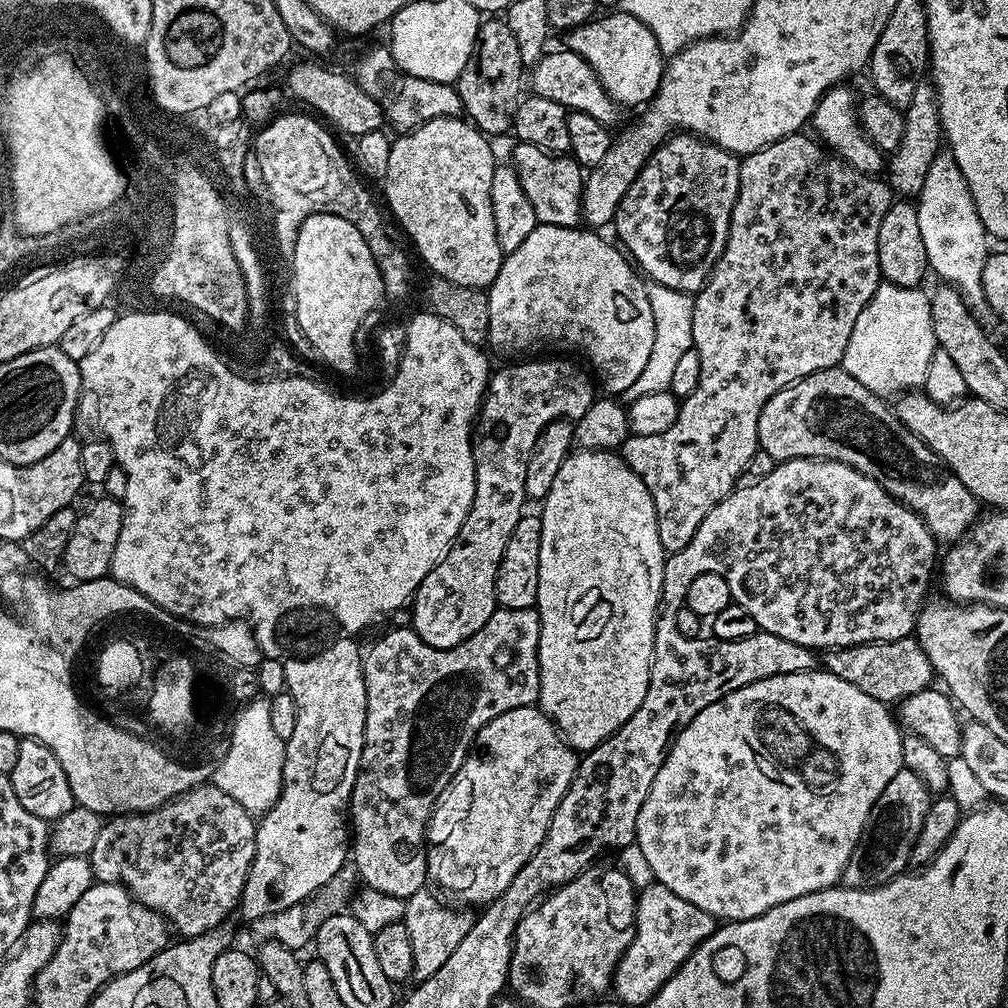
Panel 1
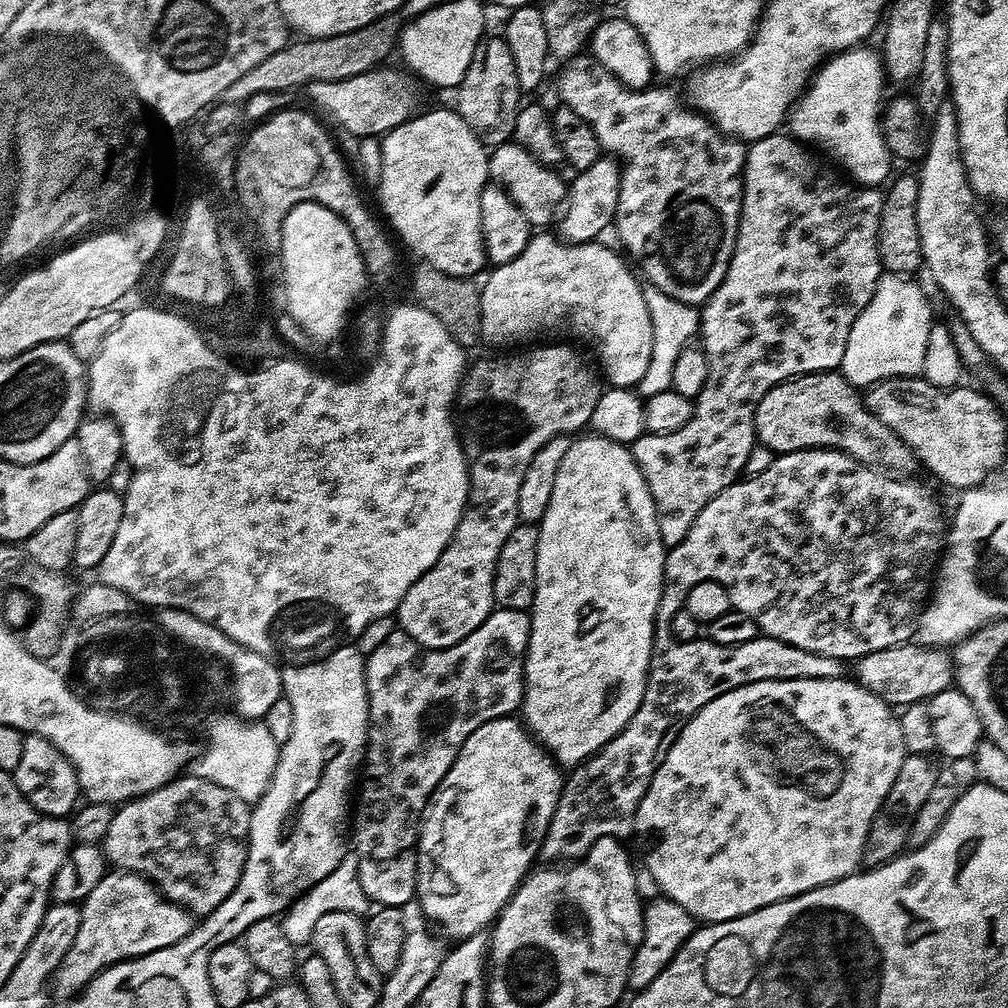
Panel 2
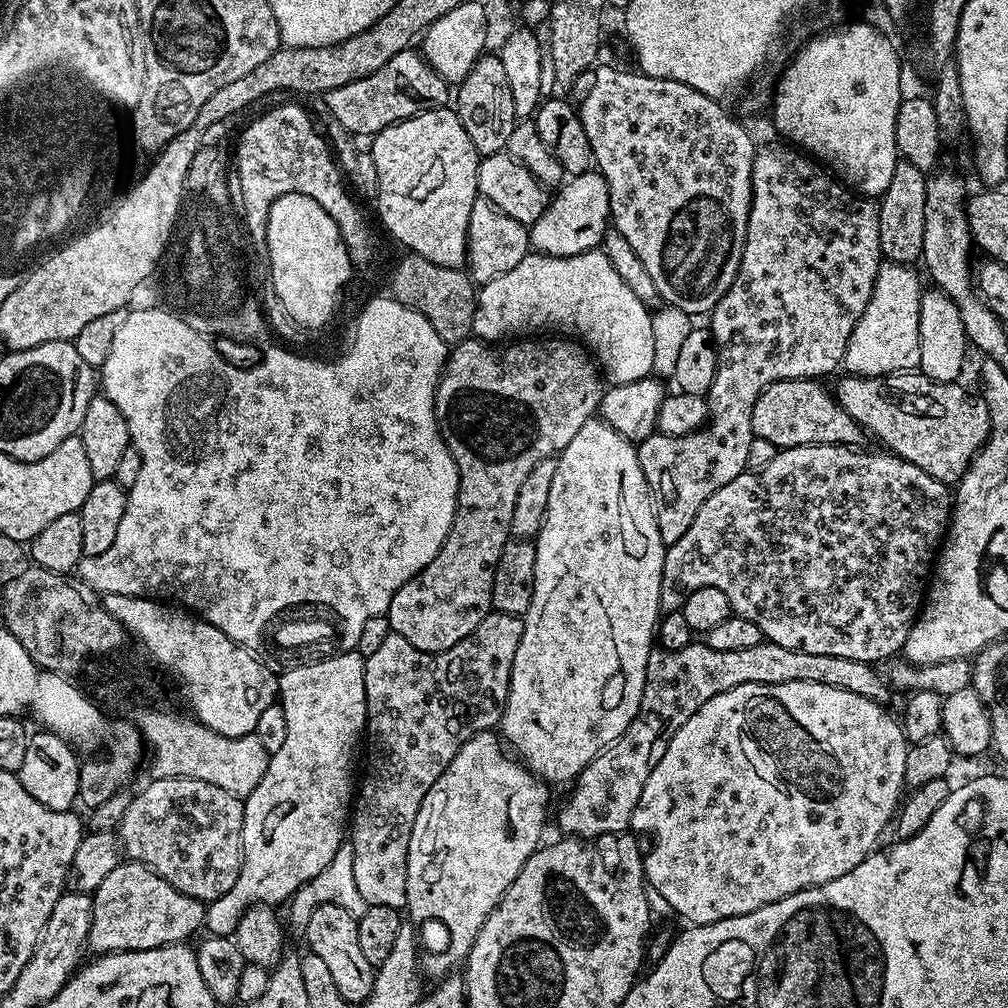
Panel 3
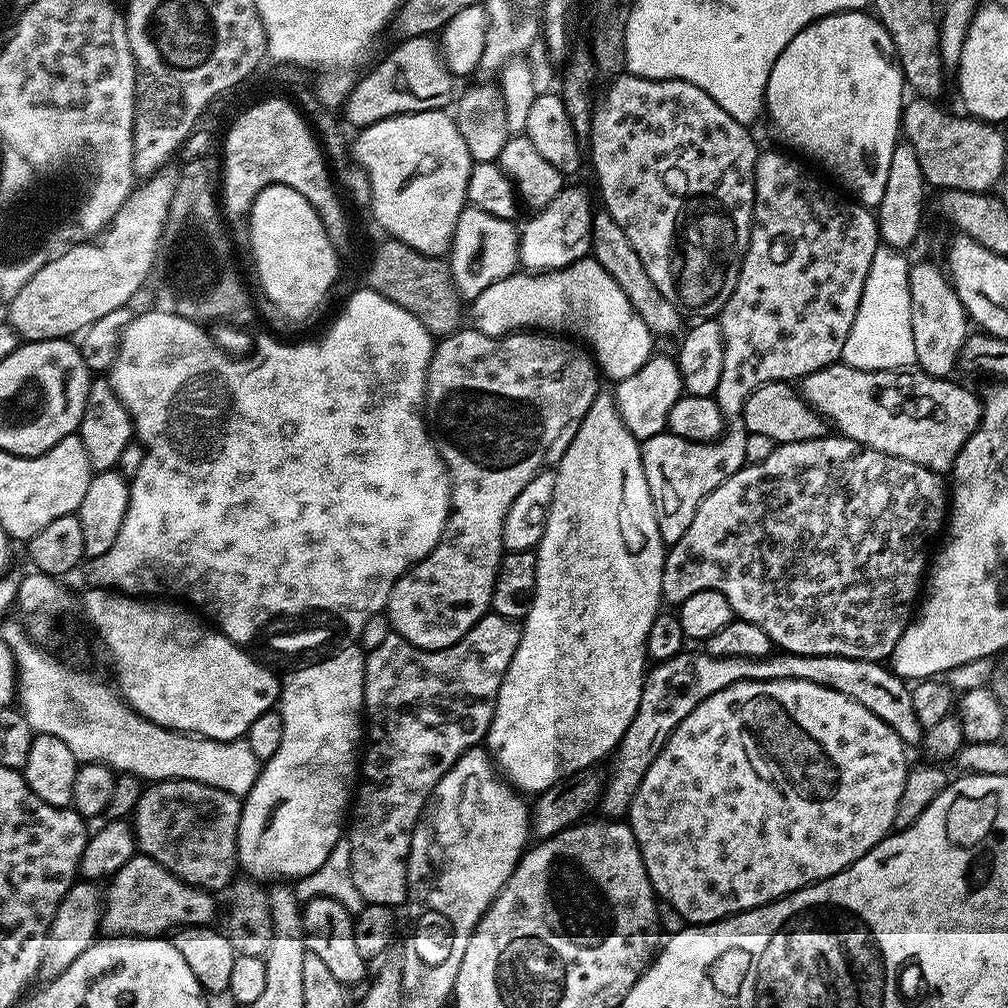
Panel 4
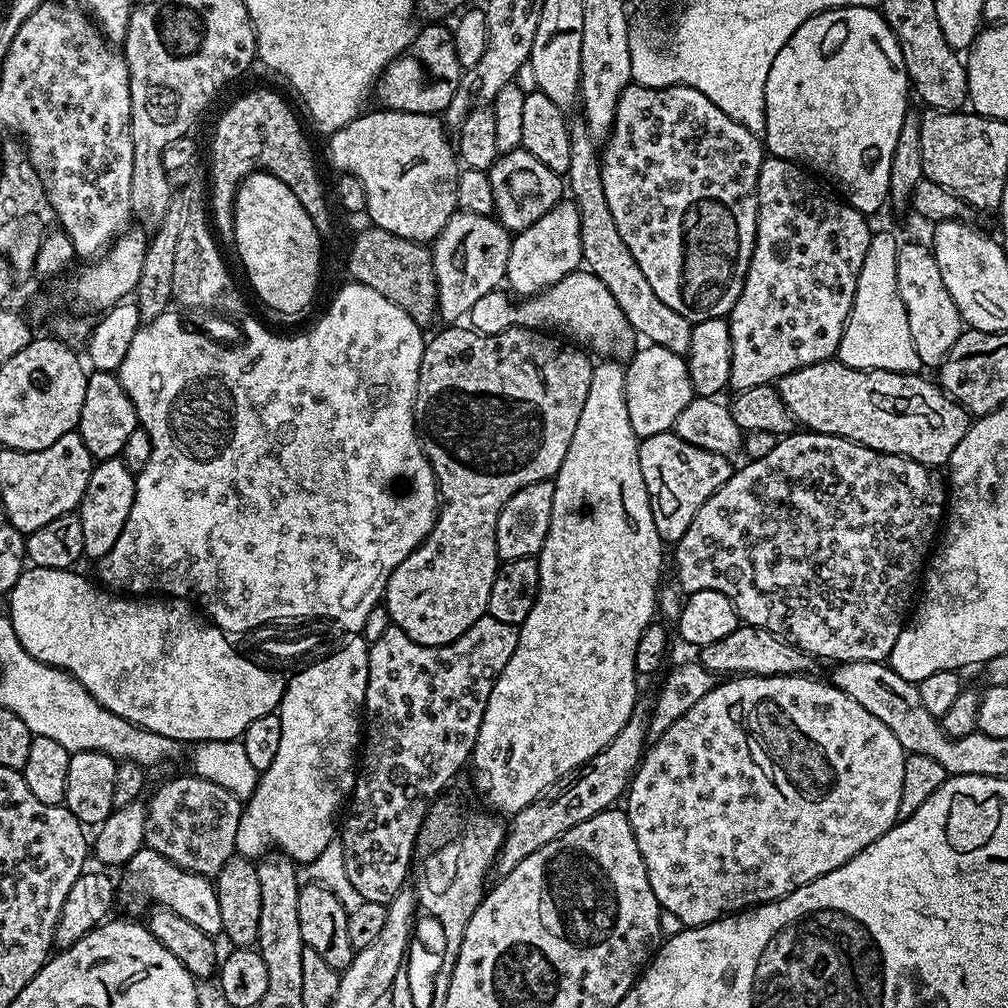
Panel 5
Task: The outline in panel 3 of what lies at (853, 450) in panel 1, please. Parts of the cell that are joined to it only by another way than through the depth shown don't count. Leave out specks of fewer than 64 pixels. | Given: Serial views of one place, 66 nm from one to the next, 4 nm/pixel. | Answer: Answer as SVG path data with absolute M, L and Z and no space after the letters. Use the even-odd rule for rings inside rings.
M816 378L806 380L779 380L766 390L754 402L752 415L752 434L755 438L766 438L774 442L777 450L802 446L803 444L847 444L859 445L862 429L860 425L842 410L835 395L823 388Z

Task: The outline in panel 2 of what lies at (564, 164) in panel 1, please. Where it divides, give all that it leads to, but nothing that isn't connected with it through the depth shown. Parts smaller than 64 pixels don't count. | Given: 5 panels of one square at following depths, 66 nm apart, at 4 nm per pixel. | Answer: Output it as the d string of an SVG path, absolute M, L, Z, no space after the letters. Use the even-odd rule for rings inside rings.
M509 142L507 144L498 144L491 149L488 157L488 175L491 183L500 185L504 189L506 195L515 202L518 210L522 210L522 214L526 214L526 222L530 222L533 229L544 230L548 223L557 219L558 213L561 211L562 205L566 200L566 180L559 176L555 167L548 167L528 152L520 144Z

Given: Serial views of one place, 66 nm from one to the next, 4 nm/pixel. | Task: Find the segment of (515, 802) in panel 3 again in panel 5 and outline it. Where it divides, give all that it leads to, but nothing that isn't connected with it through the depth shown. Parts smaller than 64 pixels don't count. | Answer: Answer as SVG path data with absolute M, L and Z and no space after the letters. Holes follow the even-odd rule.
M444 798L437 799L432 805L426 826L420 830L419 847L436 848L414 872L416 884L414 892L418 904L425 908L431 919L438 919L442 931L446 934L448 948L458 954L462 946L462 938L474 910L484 899L486 883L484 879L488 871L493 871L496 857L504 844L506 824L495 815L476 816L468 825L460 824L460 816L452 804L447 804ZM496 819L496 820L495 820ZM417 871L417 872L416 872Z

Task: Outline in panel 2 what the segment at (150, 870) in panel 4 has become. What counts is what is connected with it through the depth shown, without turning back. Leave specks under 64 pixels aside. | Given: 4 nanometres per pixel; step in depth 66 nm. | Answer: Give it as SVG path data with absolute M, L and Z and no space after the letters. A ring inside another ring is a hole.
M109 871L102 882L90 890L79 910L80 921L78 934L74 934L74 946L66 950L66 958L62 958L54 977L54 996L61 1002L80 995L80 991L99 972L112 964L135 960L137 956L145 956L159 948L174 946L189 936L194 927L191 912L161 896L149 880L133 872Z

